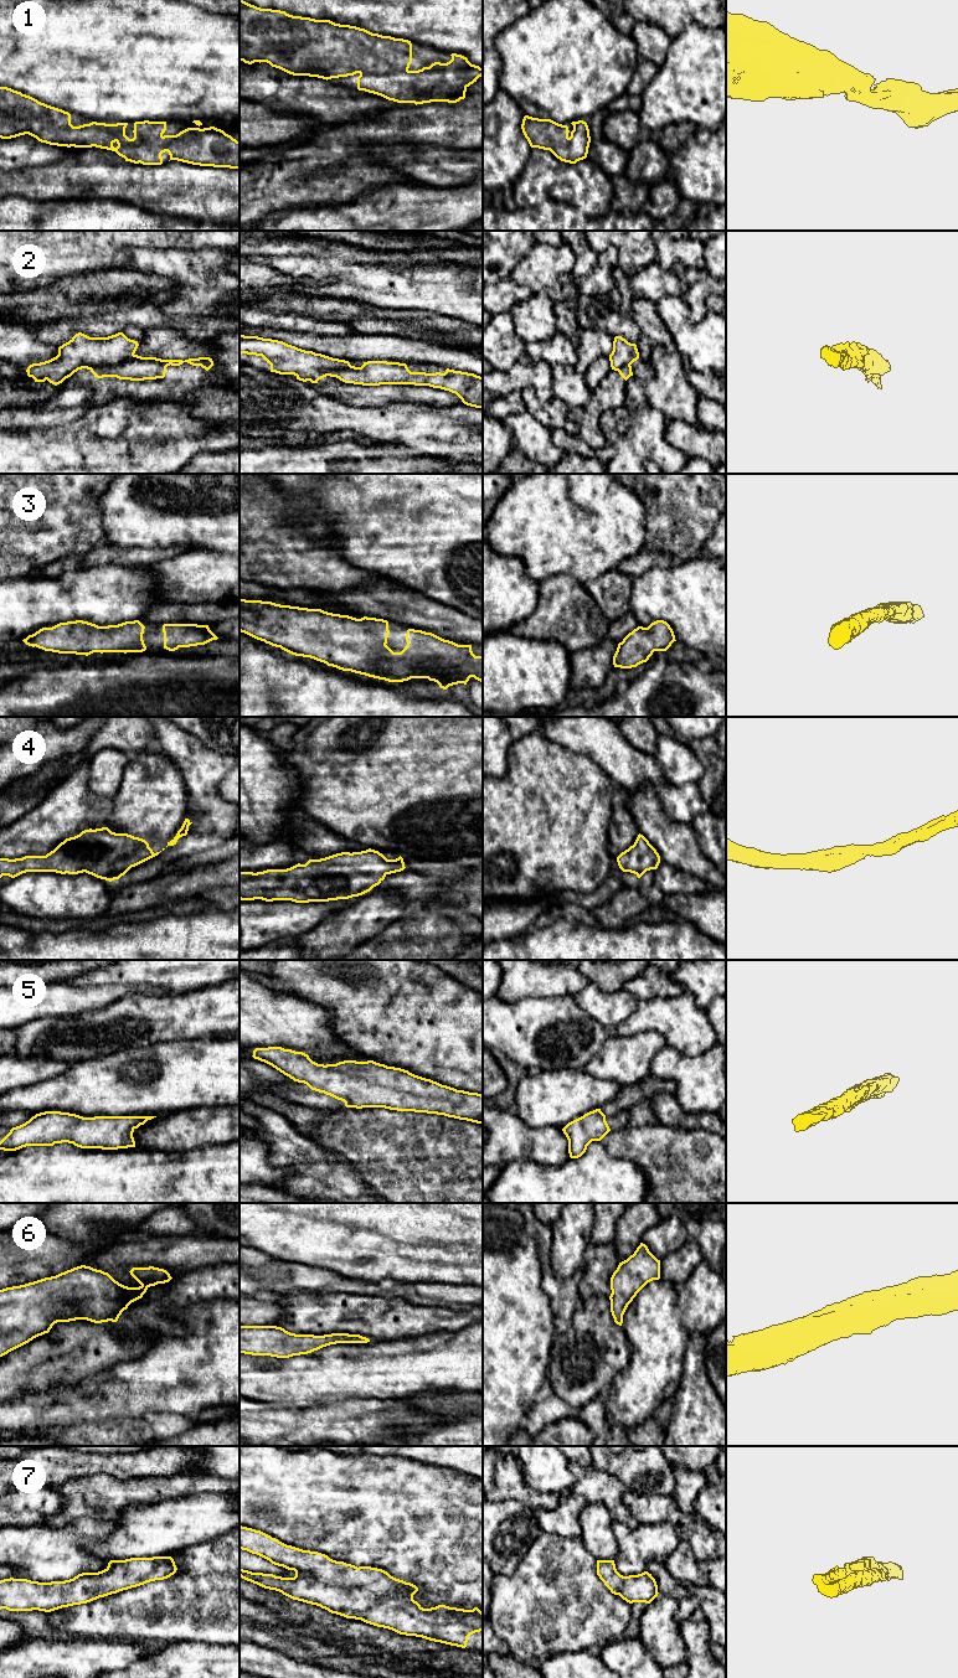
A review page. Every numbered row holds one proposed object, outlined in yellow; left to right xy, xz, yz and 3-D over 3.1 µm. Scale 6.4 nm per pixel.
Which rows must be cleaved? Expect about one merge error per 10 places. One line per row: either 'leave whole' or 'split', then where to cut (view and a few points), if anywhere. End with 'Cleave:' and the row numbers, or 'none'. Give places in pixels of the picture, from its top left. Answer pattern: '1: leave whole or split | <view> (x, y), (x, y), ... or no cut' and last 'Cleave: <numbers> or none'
1: leave whole | no cut
2: split | xy (133, 354), (118, 364), (92, 366), (89, 368)
3: leave whole | no cut
4: leave whole | no cut
5: leave whole | no cut
6: leave whole | no cut
7: leave whole | no cut
Cleave: 2

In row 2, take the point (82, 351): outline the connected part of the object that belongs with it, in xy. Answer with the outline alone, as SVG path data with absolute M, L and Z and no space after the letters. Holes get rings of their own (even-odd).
M78 332L58 347L56 357L32 363L26 372L35 382L47 380L57 386L78 370L119 365L132 357L138 346L138 341L128 339L123 332L108 337L89 337Z

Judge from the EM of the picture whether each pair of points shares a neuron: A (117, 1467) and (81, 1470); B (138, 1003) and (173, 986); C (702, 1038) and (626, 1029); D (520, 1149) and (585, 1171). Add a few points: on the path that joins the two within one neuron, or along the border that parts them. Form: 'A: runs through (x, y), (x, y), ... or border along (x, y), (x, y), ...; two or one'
A: runs through (108, 1466), (89, 1466); one
B: border along (197, 989), (190, 992), (169, 995); two
C: runs through (684, 1025), (681, 1022), (644, 1022); one
D: border along (570, 1157), (559, 1165), (534, 1162); two

